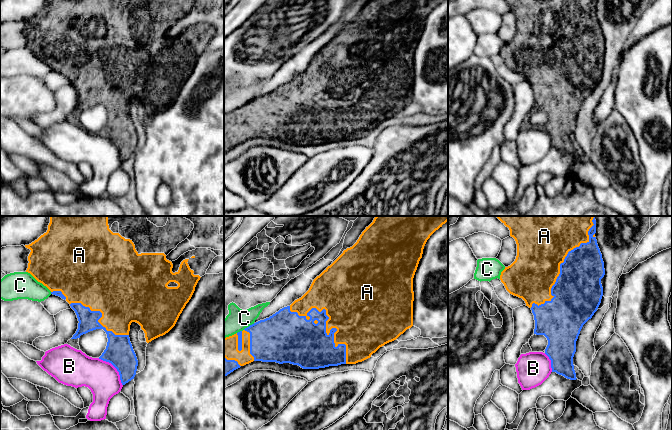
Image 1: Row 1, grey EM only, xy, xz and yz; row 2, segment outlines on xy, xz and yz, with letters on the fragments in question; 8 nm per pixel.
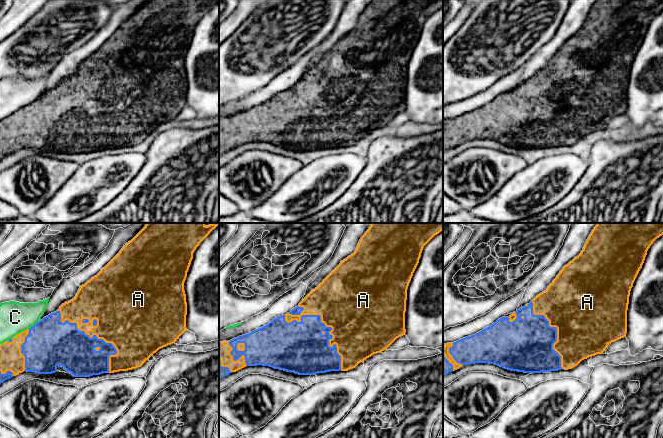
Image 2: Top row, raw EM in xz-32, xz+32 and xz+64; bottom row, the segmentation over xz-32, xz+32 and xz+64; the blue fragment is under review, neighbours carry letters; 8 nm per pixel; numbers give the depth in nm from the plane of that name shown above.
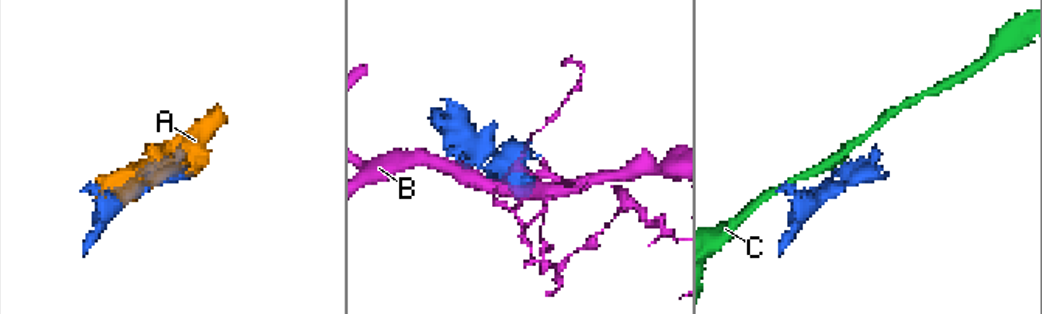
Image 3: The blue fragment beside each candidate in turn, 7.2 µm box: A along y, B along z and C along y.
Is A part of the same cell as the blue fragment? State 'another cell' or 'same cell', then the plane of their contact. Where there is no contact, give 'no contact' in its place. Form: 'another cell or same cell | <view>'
same cell | xz

